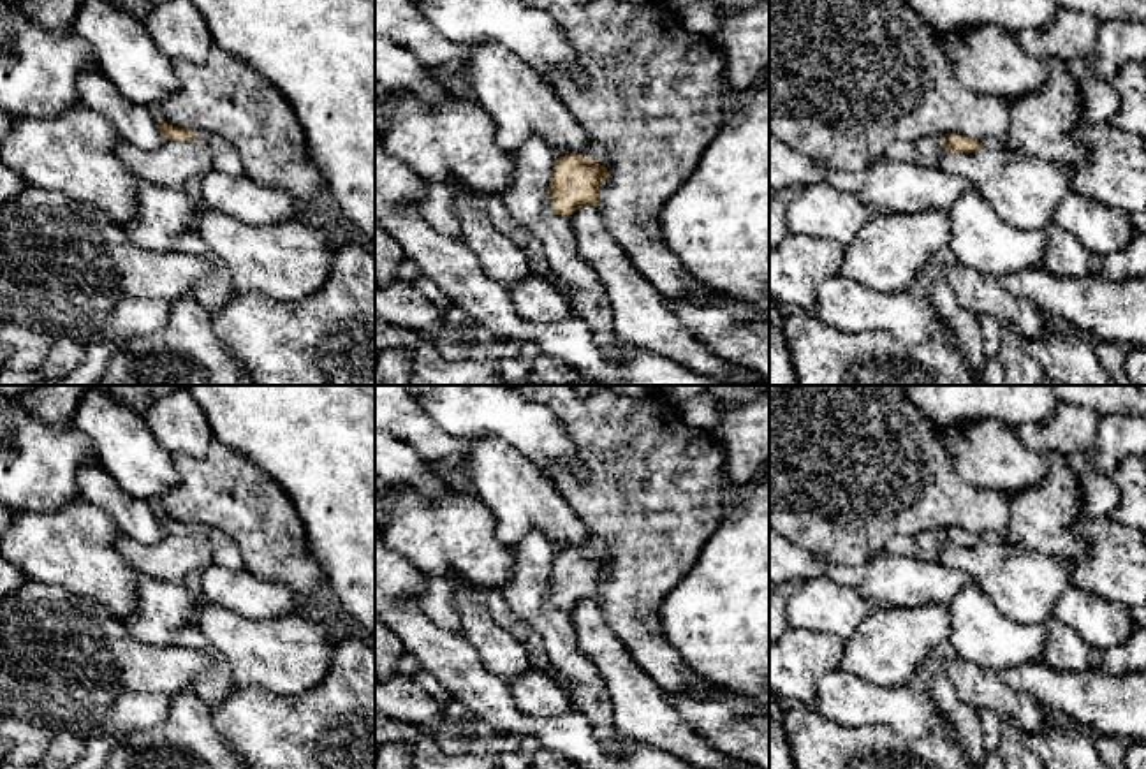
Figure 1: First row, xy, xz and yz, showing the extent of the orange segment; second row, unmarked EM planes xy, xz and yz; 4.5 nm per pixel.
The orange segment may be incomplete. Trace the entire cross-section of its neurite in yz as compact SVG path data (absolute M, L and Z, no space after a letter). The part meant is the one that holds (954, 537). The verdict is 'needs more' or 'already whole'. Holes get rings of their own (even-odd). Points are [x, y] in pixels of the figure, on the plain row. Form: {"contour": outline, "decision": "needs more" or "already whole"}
{"contour": "M947 528L940 531L922 531L915 537L917 547L929 563L938 563L940 544L945 542L954 547L973 547L982 540L982 537L973 535L965 530Z", "decision": "needs more"}

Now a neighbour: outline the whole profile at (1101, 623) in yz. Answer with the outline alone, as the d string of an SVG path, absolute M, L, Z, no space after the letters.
M1076 586L1058 598L1054 618L1079 634L1098 655L1121 644L1135 626L1132 609Z

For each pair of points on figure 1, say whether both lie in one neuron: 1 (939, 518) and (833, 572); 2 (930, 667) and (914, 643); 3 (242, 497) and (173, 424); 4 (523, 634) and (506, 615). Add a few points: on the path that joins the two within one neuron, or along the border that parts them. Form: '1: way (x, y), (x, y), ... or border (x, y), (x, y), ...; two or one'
1: border (865, 562), (828, 565); two
2: border (947, 639), (926, 655), (907, 683); two
3: border (213, 439), (208, 451), (201, 456), (171, 454); two
4: way (518, 629), (509, 620); one

